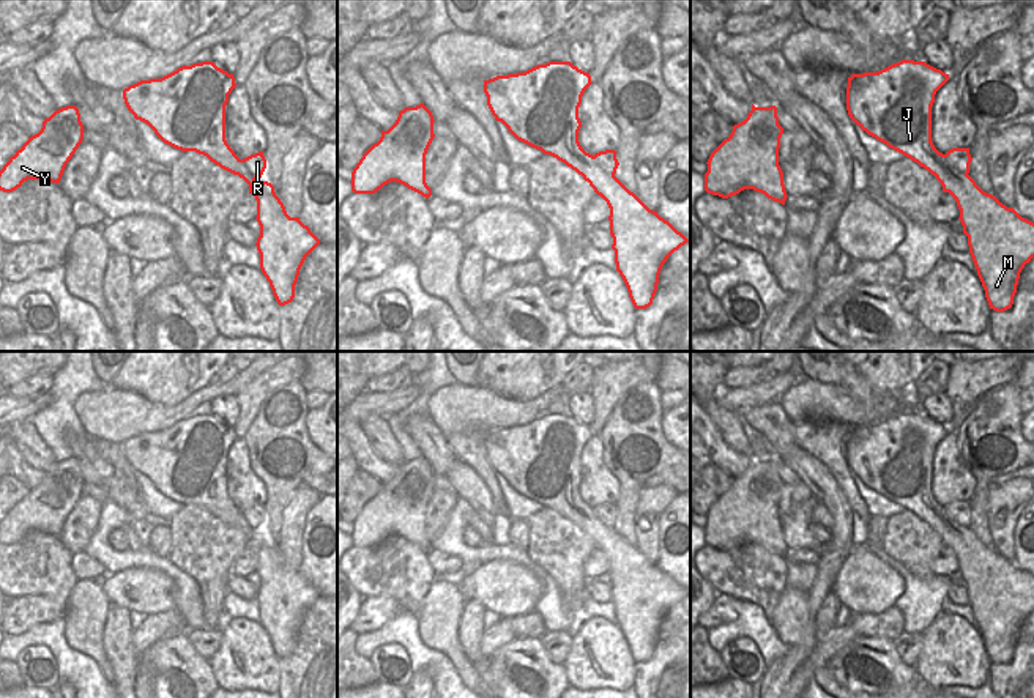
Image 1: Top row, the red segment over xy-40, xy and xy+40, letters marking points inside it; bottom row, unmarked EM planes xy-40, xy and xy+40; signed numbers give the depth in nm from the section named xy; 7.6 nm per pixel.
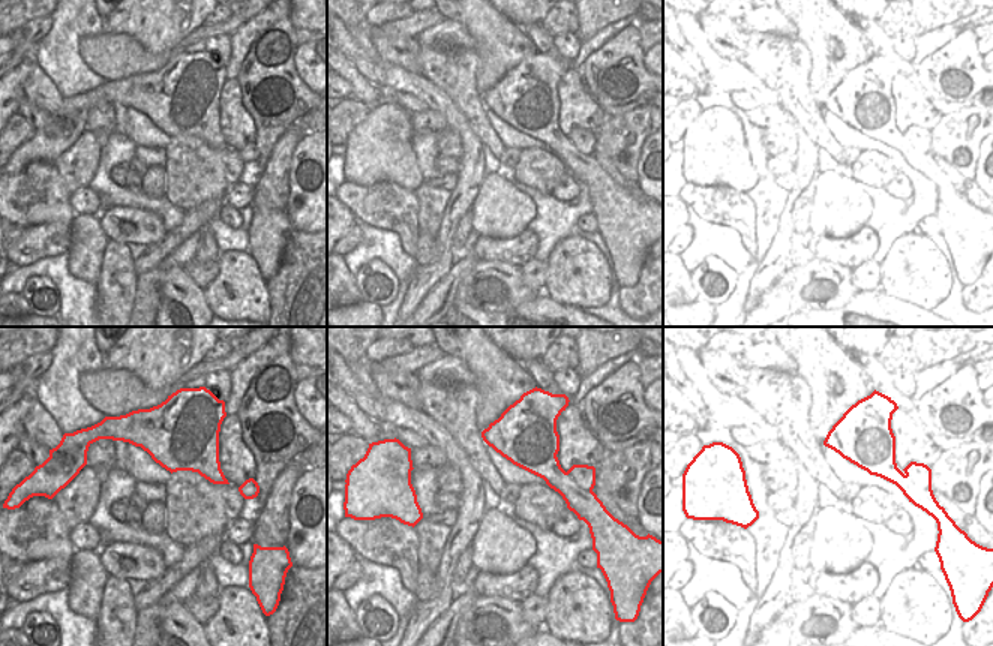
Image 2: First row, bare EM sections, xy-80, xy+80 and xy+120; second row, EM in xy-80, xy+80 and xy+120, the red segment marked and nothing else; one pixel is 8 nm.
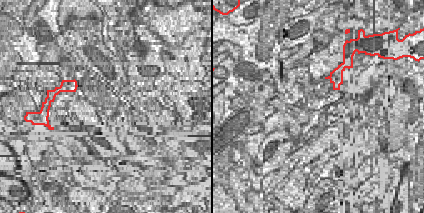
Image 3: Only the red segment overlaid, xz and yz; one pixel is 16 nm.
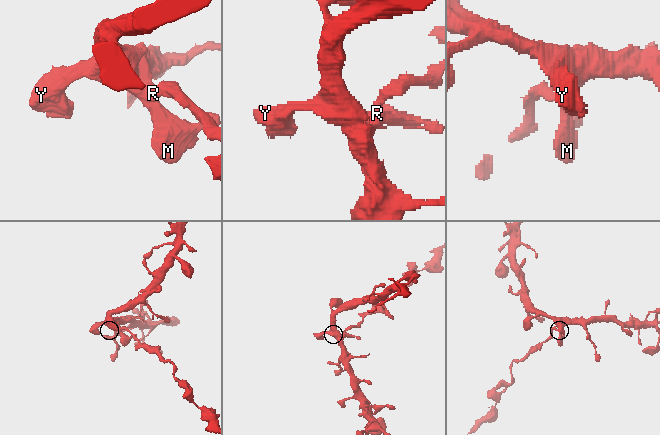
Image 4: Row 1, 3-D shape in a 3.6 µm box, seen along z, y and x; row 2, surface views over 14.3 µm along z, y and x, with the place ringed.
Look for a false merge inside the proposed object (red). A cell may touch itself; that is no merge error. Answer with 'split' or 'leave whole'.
split

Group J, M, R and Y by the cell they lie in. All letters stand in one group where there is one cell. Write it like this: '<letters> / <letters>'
J M Y / R

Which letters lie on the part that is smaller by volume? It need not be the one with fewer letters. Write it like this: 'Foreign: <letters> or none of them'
Foreign: R.

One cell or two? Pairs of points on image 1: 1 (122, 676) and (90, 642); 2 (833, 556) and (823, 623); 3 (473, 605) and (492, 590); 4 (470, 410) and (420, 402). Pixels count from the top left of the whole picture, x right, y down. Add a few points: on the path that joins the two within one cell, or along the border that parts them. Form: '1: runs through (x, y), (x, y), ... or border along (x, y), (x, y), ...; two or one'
1: border along (103, 626), (103, 653), (114, 681); two
2: border along (829, 590), (815, 616), (814, 627); two
3: border along (472, 597), (486, 608); two
4: border along (454, 382), (440, 386), (431, 396), (426, 413); two

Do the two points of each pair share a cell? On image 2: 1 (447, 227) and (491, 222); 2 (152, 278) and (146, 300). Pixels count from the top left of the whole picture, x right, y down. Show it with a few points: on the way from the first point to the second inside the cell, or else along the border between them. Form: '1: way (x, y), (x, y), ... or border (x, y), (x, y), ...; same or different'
1: border (483, 177), (470, 210); different
2: way (149, 284), (146, 294); same

